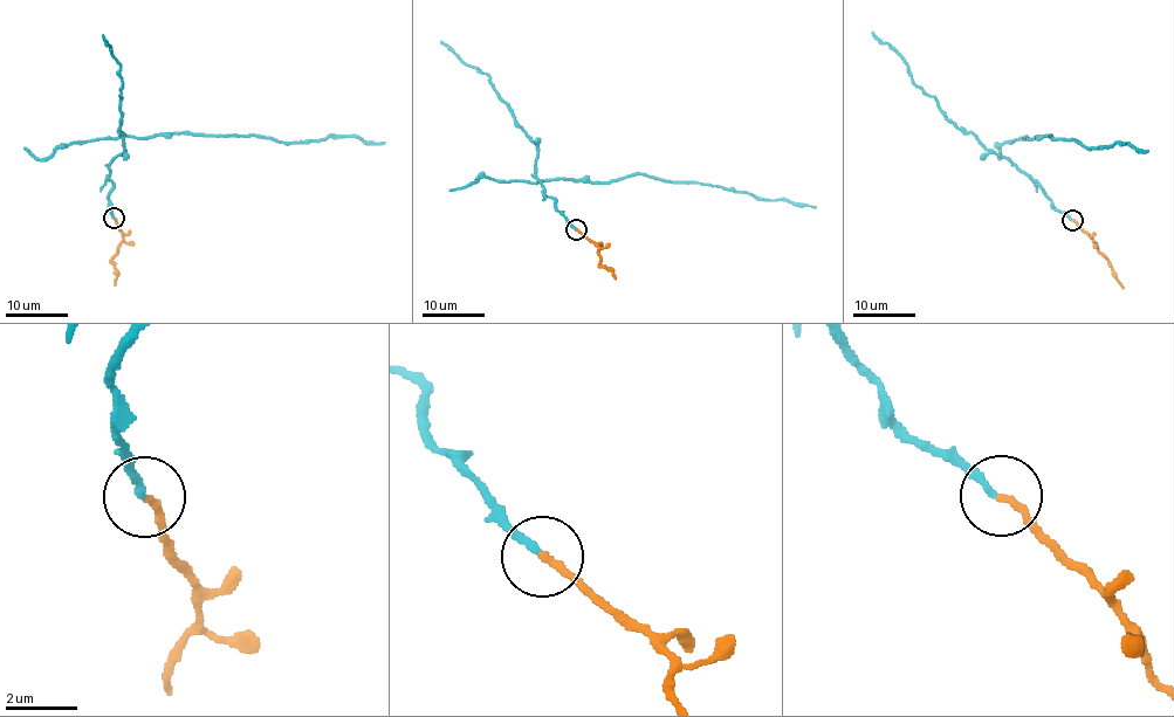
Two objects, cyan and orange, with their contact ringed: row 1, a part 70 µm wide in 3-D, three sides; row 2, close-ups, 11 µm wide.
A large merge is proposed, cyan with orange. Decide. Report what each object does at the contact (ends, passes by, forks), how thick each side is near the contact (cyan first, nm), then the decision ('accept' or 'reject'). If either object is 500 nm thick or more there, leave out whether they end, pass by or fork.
cyan ends | orange ends | 200/200 nm | accept

